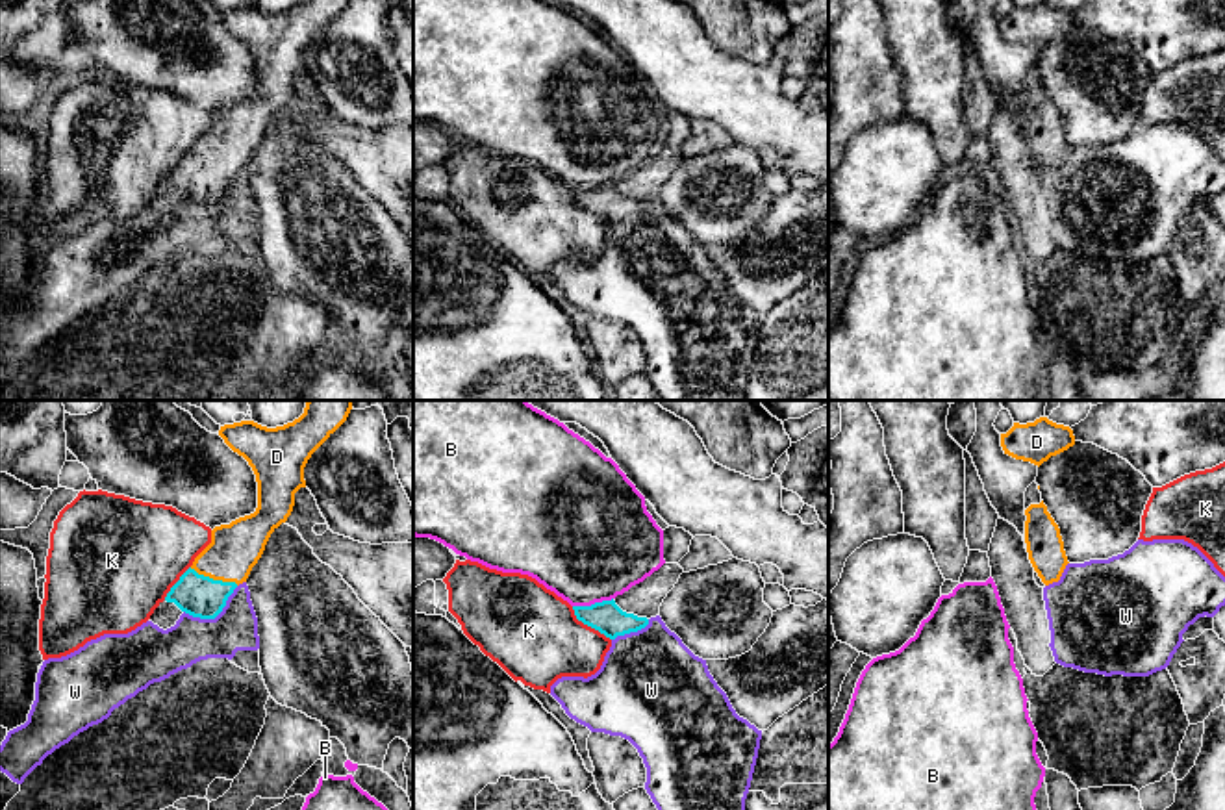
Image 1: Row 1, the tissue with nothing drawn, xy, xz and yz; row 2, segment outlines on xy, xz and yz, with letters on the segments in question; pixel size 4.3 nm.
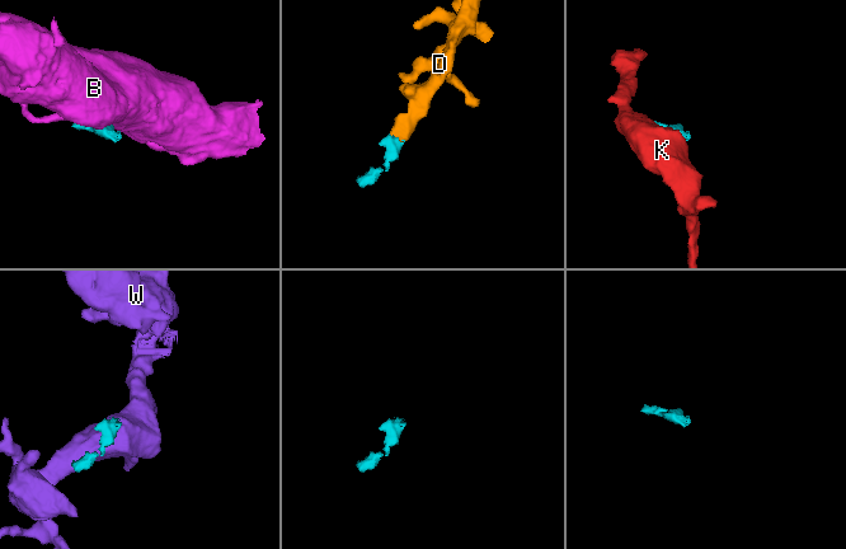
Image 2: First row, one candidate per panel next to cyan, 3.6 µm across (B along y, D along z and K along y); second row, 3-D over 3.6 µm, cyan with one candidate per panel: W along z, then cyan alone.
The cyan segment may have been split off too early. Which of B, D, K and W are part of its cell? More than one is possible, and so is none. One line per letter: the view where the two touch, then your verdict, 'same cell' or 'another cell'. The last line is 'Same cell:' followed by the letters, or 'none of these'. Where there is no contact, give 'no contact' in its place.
B: contact in xz; another cell
D: contact in xy; same cell
K: contact in xz; another cell
W: contact in xy; another cell
Same cell: D

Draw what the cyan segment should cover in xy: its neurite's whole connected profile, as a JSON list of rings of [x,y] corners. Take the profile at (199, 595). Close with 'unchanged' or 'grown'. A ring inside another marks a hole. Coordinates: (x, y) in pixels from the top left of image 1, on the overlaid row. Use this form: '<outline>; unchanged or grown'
[[[308,400],[304,413],[284,426],[267,428],[254,421],[221,426],[219,436],[248,462],[256,475],[258,508],[250,515],[211,530],[211,543],[170,588],[148,621],[167,630],[176,625],[183,612],[200,619],[215,619],[222,612],[234,589],[246,582],[271,534],[291,515],[295,493],[306,487],[304,467],[308,460],[347,421],[350,410],[352,400]]]; grown

